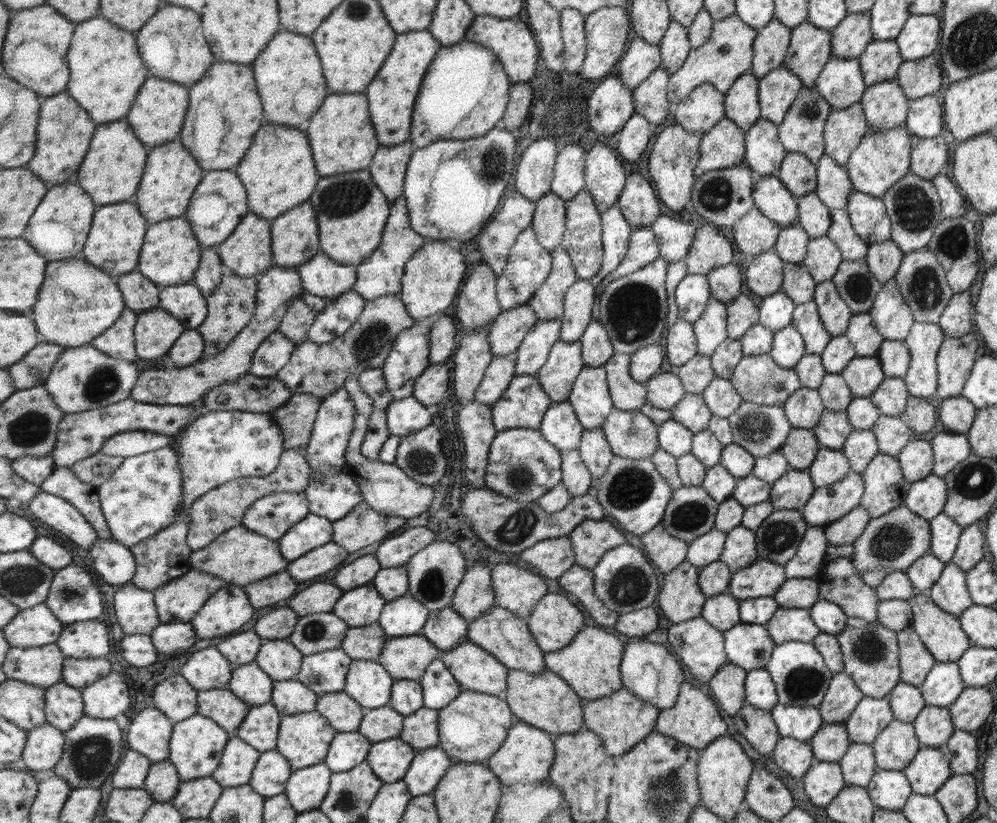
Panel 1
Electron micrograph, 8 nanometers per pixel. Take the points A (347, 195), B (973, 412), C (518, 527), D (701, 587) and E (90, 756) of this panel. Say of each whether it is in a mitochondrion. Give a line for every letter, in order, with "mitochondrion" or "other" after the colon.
A: mitochondrion
B: other
C: mitochondrion
D: other
E: mitochondrion

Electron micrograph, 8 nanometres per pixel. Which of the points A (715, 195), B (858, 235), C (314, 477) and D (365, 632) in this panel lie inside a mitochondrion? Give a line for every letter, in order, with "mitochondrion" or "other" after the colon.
A: mitochondrion
B: other
C: other
D: other

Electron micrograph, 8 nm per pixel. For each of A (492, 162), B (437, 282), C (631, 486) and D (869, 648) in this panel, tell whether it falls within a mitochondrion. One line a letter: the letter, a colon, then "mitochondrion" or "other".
A: mitochondrion
B: other
C: mitochondrion
D: mitochondrion

